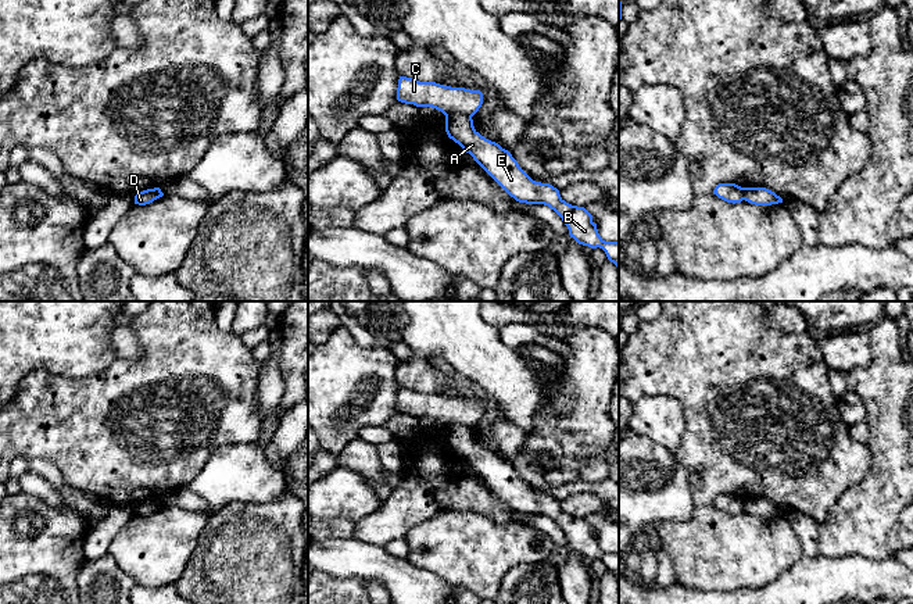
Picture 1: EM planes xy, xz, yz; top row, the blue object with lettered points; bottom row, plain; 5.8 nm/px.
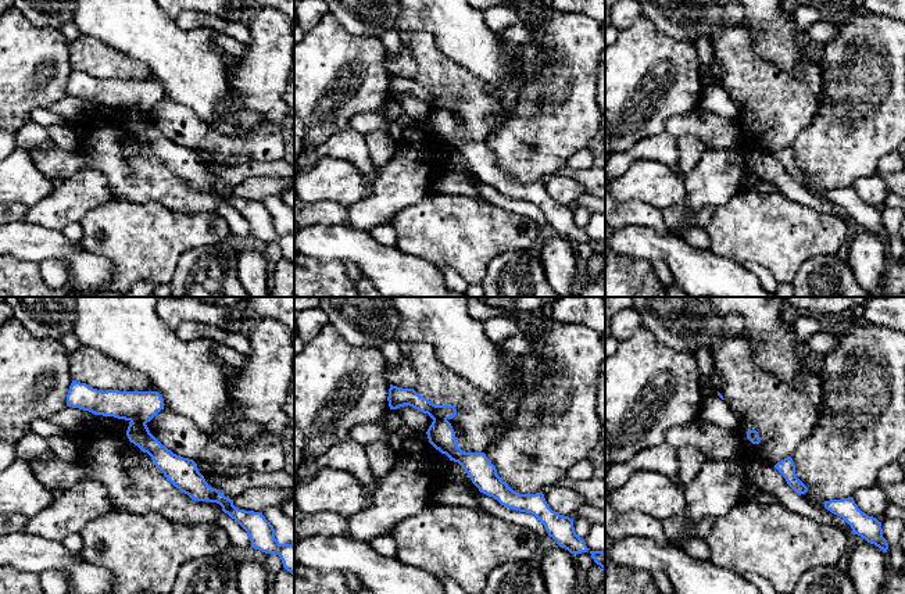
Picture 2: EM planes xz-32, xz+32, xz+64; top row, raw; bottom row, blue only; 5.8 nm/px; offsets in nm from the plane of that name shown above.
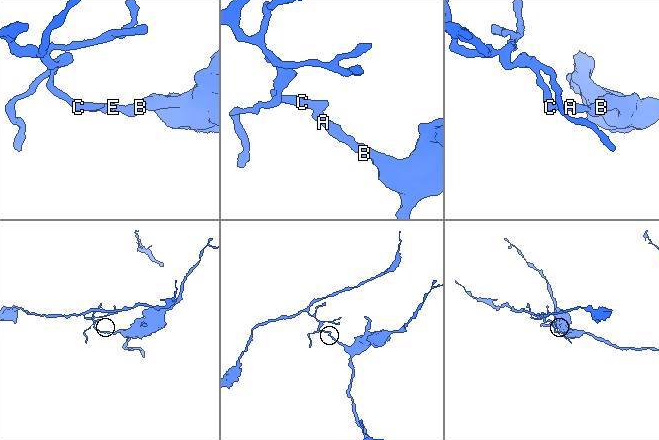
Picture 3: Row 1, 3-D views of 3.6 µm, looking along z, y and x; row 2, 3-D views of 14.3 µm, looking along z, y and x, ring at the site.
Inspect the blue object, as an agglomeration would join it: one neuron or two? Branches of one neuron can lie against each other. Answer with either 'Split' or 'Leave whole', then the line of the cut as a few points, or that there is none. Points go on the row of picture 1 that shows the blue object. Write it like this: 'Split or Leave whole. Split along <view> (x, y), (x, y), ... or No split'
Split. Split along xz (446, 114), (465, 114), (471, 117)

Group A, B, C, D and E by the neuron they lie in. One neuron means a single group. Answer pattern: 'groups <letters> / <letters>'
groups A B D E / C

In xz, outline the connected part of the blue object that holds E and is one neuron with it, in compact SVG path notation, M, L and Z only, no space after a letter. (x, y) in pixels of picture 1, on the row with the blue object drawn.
M445 115L445 132L516 201L544 204L554 210L579 244L602 249L611 262L619 268L619 242L605 242L584 208L566 203L556 187L533 181L498 143L481 136L473 126L472 117Z

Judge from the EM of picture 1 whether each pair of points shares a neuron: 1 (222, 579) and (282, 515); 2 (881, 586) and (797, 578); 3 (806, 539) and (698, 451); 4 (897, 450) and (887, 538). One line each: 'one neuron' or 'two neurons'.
1: one neuron
2: one neuron
3: two neurons
4: one neuron

